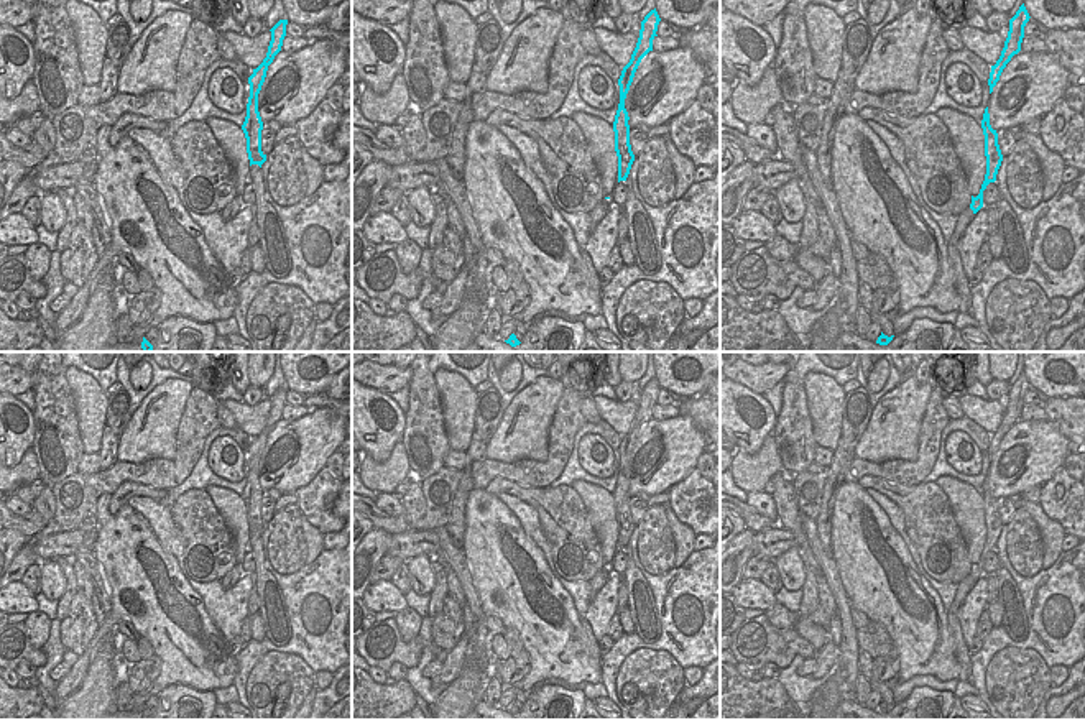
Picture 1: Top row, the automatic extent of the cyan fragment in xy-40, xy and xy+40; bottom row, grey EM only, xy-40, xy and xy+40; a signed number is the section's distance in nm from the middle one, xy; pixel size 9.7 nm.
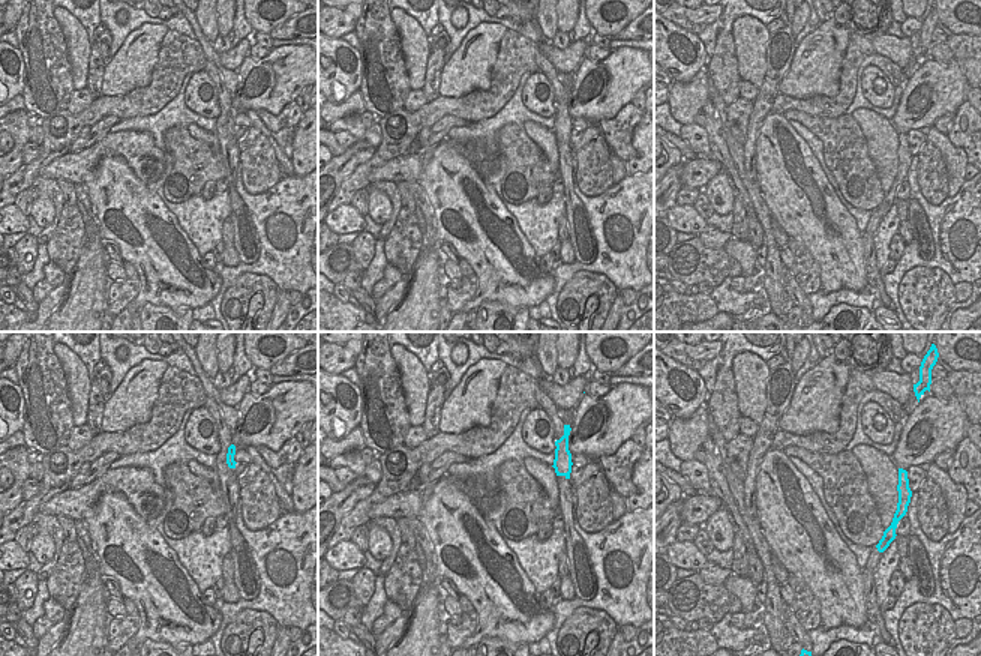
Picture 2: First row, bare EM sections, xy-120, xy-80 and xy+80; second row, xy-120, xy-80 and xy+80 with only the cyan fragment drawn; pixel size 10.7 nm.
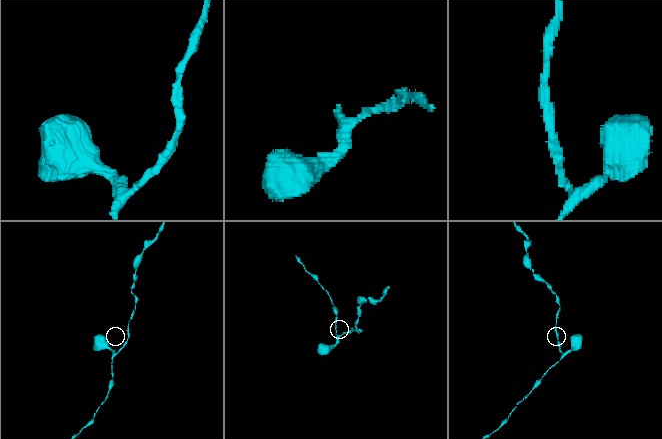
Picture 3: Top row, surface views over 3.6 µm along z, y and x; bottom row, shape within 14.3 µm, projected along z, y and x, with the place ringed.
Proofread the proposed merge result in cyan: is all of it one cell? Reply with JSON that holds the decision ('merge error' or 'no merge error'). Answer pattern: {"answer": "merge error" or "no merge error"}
{"answer": "no merge error"}

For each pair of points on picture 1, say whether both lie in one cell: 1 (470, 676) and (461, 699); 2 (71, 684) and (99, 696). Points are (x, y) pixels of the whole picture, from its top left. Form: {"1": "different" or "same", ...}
{"1": "same", "2": "different"}

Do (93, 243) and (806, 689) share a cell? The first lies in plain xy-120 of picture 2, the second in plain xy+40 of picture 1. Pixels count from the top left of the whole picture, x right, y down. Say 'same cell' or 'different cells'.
different cells

